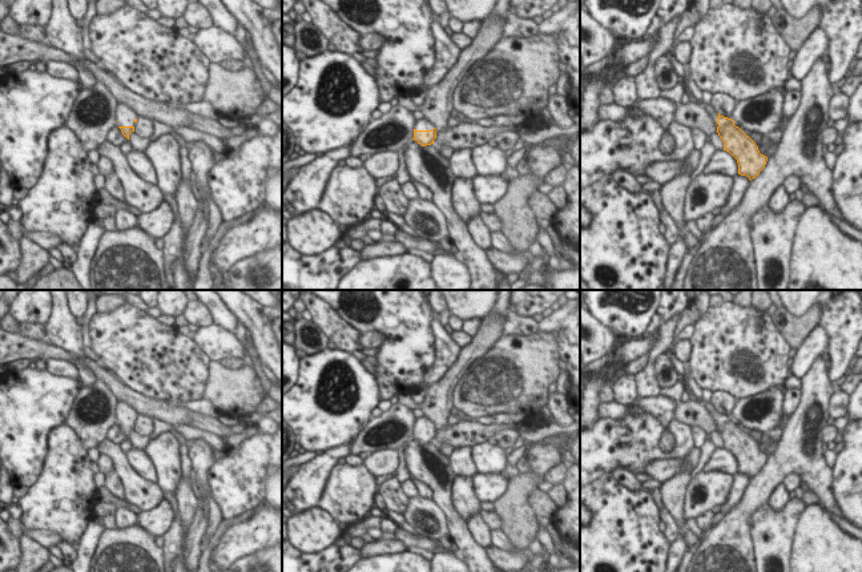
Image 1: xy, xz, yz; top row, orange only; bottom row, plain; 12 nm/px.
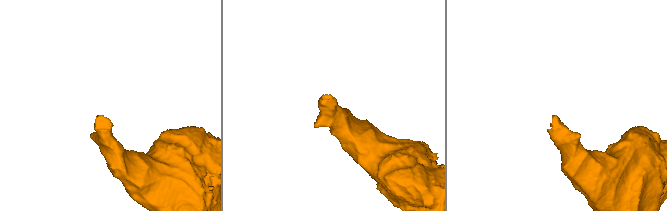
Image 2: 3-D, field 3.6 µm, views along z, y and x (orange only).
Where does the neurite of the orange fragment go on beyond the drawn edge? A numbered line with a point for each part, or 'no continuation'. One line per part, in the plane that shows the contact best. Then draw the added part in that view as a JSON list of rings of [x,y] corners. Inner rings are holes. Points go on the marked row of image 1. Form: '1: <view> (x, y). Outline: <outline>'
1: xz (423, 124). Outline: [[[426,117],[422,120],[416,120],[416,122],[415,122],[416,130],[432,130],[434,128],[435,128],[435,125]]]

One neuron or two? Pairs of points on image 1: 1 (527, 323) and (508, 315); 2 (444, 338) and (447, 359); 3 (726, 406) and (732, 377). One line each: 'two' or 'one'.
1: one
2: one
3: two

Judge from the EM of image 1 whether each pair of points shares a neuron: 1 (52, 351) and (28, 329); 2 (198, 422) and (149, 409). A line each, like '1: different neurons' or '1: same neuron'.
1: different neurons
2: same neuron

